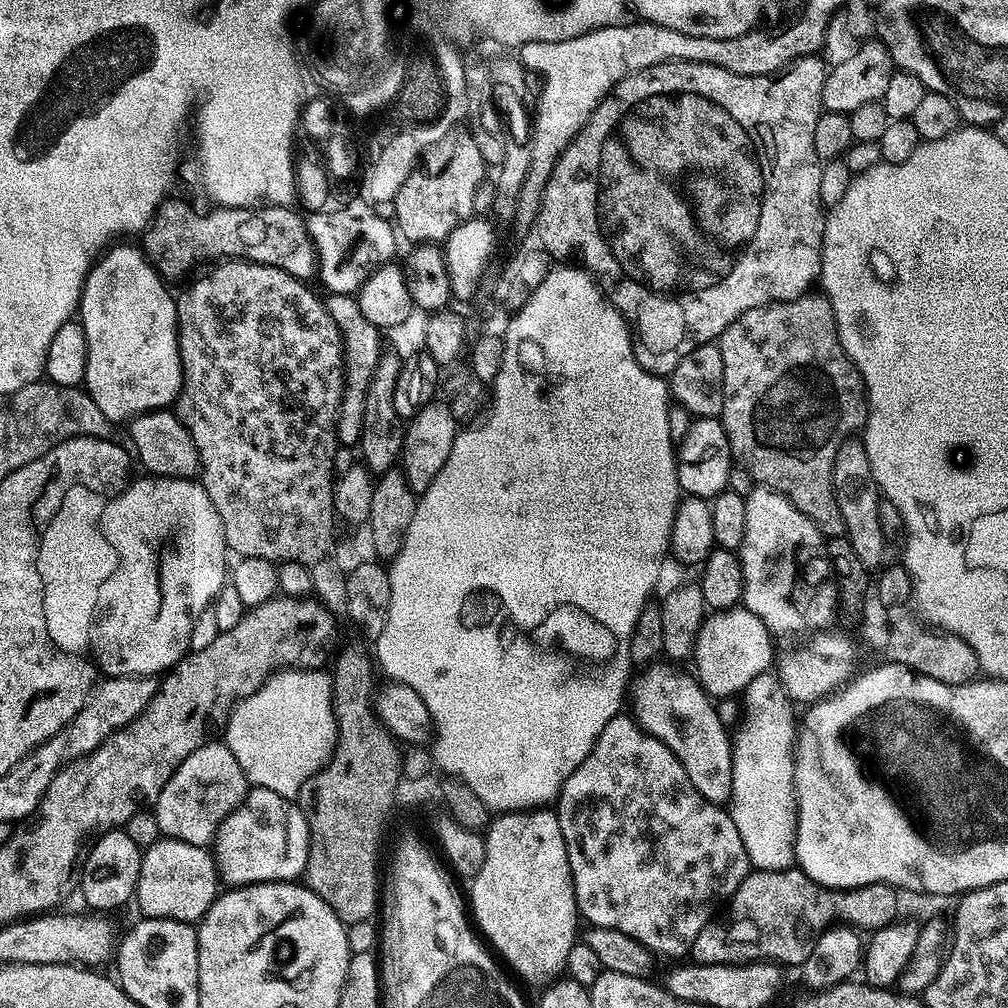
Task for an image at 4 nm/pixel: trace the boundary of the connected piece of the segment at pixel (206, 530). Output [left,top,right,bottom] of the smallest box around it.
[44,475,230,677]

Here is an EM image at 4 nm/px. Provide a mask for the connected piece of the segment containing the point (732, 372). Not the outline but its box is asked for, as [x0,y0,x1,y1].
[718,294,868,537]

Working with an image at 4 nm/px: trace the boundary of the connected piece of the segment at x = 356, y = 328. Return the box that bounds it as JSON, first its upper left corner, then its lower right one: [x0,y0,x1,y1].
[326,292,382,446]

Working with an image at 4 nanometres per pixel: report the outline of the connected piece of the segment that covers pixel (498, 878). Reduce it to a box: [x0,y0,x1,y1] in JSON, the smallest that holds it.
[470,807,578,986]

